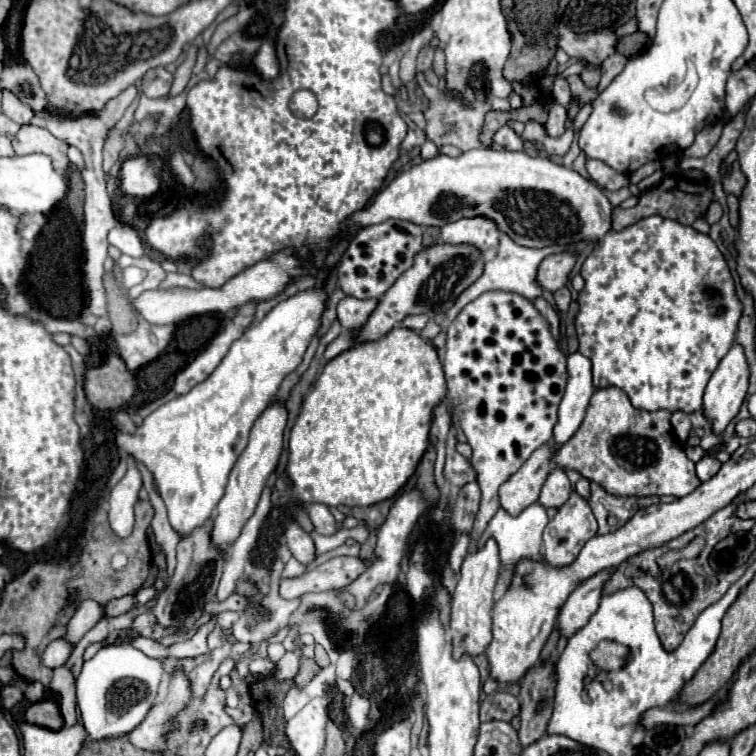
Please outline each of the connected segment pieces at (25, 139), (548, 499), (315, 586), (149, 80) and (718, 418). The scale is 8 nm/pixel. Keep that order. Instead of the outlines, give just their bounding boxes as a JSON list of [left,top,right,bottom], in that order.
[[12,125,54,157],[538,469,572,507],[278,557,368,599],[142,67,172,97],[704,343,750,431]]

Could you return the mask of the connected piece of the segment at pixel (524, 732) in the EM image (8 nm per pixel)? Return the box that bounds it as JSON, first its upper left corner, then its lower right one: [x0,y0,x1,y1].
[520,663,556,747]

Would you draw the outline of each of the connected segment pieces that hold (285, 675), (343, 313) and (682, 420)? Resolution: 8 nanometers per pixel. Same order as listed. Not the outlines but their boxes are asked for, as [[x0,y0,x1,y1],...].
[[274,651,300,681],[338,297,378,329],[672,411,692,443]]

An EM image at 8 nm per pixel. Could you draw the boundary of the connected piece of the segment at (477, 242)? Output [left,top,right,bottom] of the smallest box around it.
[442,219,500,253]

